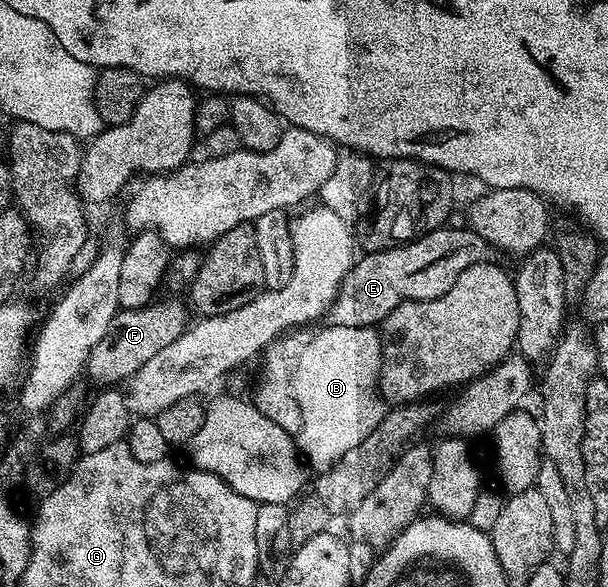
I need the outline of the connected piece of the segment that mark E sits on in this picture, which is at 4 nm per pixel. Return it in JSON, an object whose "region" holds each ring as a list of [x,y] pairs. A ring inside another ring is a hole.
{"region":[[[453,224],[430,230],[401,246],[363,253],[351,266],[348,276],[344,276],[336,300],[330,305],[329,325],[377,327],[402,302],[423,302],[444,296],[444,292],[456,284],[456,276],[460,276],[464,268],[487,261],[491,254],[491,247],[476,231],[461,230]]]}

